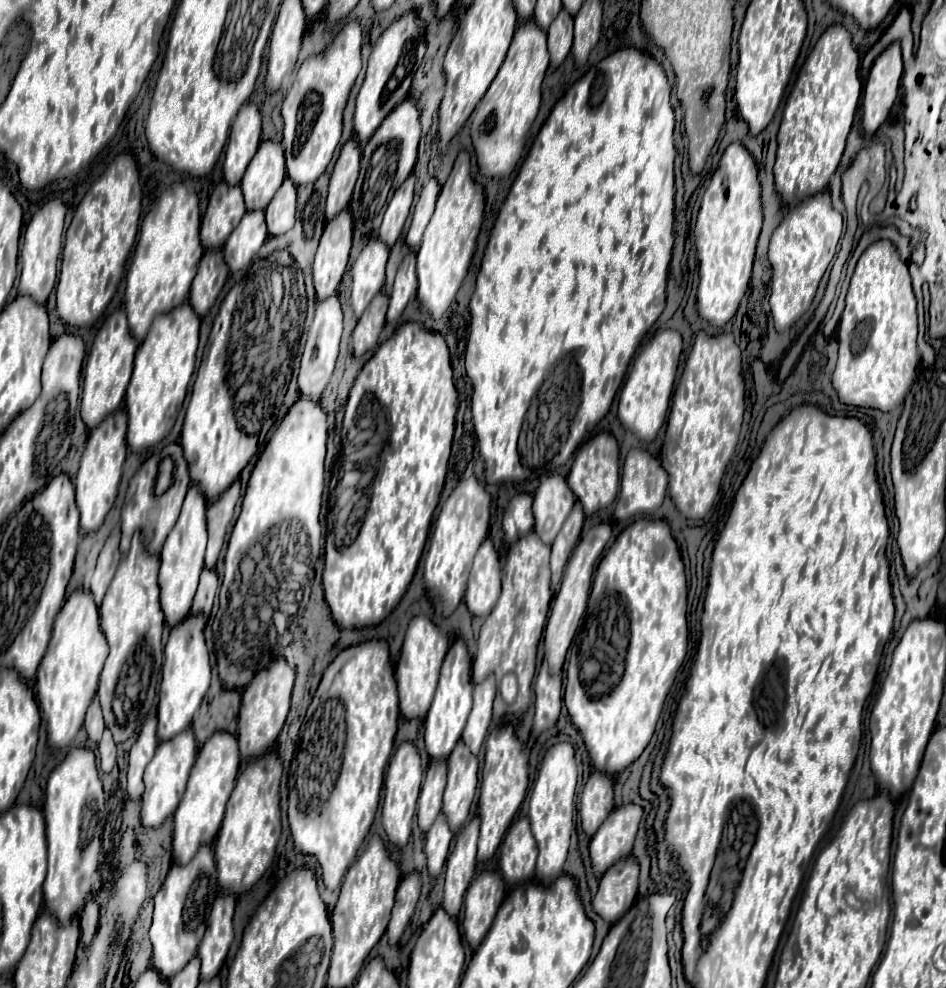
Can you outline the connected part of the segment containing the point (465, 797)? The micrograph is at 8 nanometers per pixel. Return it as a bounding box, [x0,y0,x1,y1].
[443,740,477,832]

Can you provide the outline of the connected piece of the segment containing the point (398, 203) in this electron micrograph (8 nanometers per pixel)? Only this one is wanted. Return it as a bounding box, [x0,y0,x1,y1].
[379,174,415,246]

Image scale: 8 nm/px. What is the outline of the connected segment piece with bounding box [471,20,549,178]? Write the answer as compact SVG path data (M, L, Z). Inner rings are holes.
M533 20L521 24L511 40L505 62L489 86L471 124L471 140L477 152L479 168L485 176L507 176L523 154L527 132L541 104L541 82L549 64L545 32Z

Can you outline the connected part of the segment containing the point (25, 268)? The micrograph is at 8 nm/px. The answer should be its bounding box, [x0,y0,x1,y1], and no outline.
[19,200,65,302]

